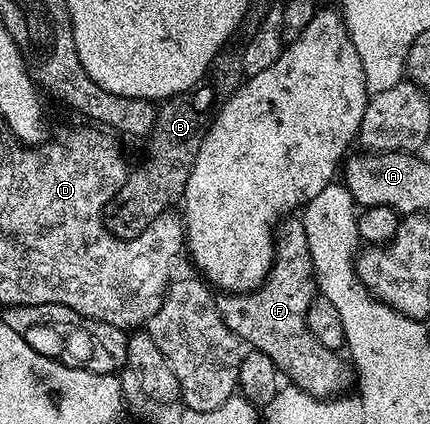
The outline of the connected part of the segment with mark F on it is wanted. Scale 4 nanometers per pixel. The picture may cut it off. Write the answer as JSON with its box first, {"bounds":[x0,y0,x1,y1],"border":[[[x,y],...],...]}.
{"bounds":[217,215,356,398],"border":[[[287,215],[276,229],[274,241],[274,265],[266,275],[266,281],[253,292],[239,292],[237,294],[222,294],[217,297],[218,310],[221,318],[227,323],[229,330],[239,337],[251,349],[268,354],[283,377],[294,380],[295,389],[309,392],[311,396],[319,398],[333,398],[345,393],[346,388],[355,383],[356,373],[345,359],[338,357],[339,353],[332,348],[320,346],[316,338],[310,336],[306,325],[306,311],[312,306],[316,298],[316,287],[313,270],[312,255],[309,253],[308,238],[305,237],[303,221],[296,215]]]}

